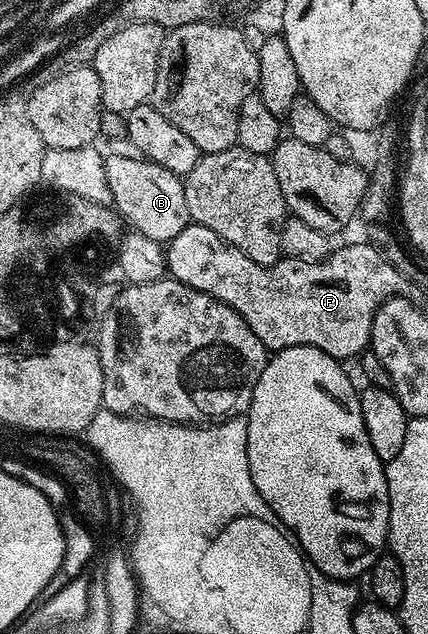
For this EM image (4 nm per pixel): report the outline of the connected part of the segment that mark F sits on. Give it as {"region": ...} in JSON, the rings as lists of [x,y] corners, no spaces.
{"region":[[[188,224],[184,227],[184,231],[180,231],[180,235],[176,235],[165,246],[166,267],[169,276],[173,280],[184,283],[188,287],[192,287],[196,291],[206,293],[210,297],[215,297],[220,303],[224,303],[228,307],[232,307],[232,311],[236,311],[248,323],[248,327],[252,327],[252,331],[256,335],[256,339],[260,339],[260,343],[264,343],[264,347],[268,351],[277,351],[287,349],[288,347],[296,347],[297,345],[315,345],[320,351],[324,351],[328,355],[332,355],[340,362],[345,362],[346,357],[357,358],[369,346],[370,332],[372,331],[372,323],[376,311],[385,303],[387,297],[397,297],[405,294],[408,289],[408,281],[403,271],[395,263],[389,262],[386,254],[382,253],[378,247],[373,244],[366,245],[346,245],[343,249],[335,248],[330,256],[326,257],[320,263],[304,263],[300,259],[292,259],[291,257],[282,257],[275,265],[261,265],[252,259],[248,259],[248,255],[244,255],[244,251],[240,251],[236,247],[228,245],[224,239],[220,239],[220,235],[216,235],[216,231],[208,231],[208,227],[203,225]]]}

